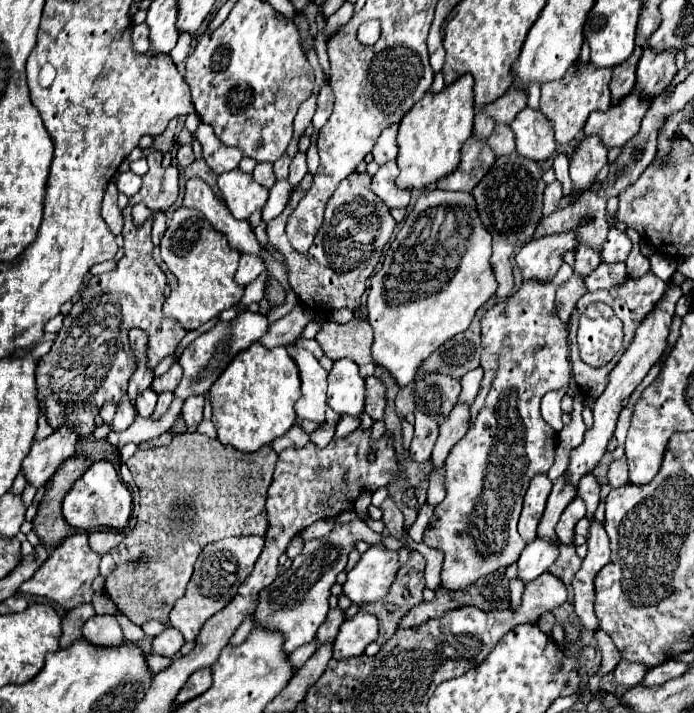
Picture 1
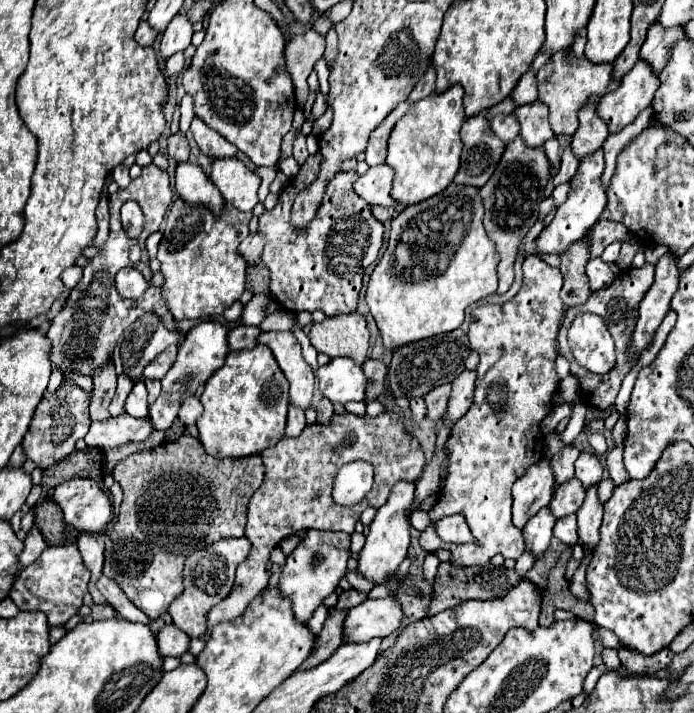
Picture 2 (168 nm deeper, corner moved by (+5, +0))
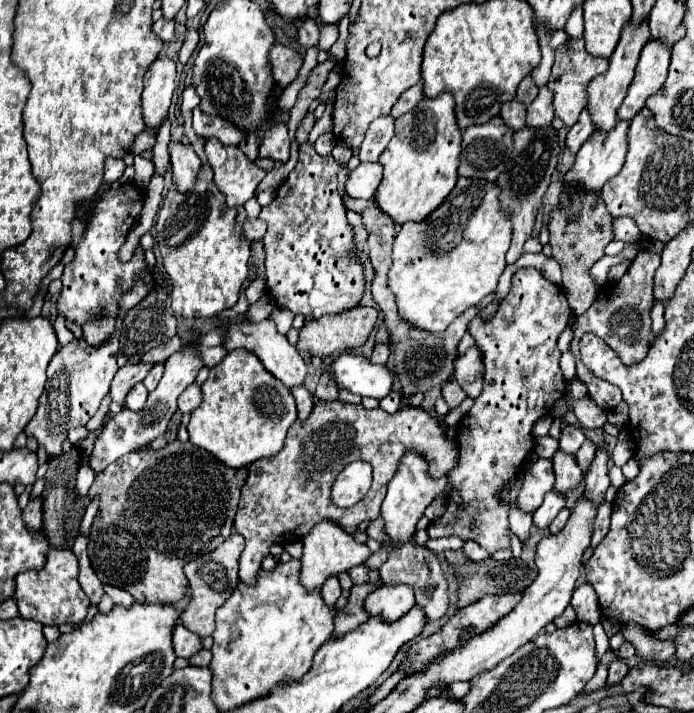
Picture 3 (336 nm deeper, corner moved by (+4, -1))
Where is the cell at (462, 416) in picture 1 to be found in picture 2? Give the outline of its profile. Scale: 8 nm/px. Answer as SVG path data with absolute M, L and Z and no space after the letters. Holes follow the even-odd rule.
M464 370L454 382L452 382L452 394L448 400L448 408L444 412L444 416L436 422L436 432L440 432L440 428L452 428L470 408L472 404L472 396L474 396L474 382L476 382L476 372L468 372Z

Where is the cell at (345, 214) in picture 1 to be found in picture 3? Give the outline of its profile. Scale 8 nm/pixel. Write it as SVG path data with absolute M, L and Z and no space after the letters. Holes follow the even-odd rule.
M307 141L299 145L299 161L289 177L279 185L271 205L261 209L259 219L263 219L269 227L263 237L265 243L265 271L267 271L267 289L269 295L277 301L277 305L291 309L293 313L313 315L315 319L327 313L341 313L359 305L363 297L363 267L359 263L357 251L351 247L353 231L345 217L345 207L341 195L337 191L337 171L341 163L333 159L333 155L319 155L313 145Z

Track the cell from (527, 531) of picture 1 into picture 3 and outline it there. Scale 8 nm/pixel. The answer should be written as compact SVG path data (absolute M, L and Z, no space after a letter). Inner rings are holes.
M537 459L527 471L525 471L525 483L523 489L519 491L517 497L517 505L527 511L533 513L547 491L551 491L555 485L555 477L553 477L553 465L551 459Z

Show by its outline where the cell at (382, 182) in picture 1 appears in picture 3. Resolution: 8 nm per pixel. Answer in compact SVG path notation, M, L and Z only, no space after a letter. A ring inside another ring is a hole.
M359 163L357 169L349 171L345 191L355 199L373 199L375 189L383 179L383 167L379 163Z

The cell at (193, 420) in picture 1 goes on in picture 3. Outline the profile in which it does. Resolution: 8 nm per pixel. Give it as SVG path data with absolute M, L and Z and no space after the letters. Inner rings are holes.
M193 383L189 389L185 389L179 397L179 411L181 413L191 413L195 407L201 405L201 387Z

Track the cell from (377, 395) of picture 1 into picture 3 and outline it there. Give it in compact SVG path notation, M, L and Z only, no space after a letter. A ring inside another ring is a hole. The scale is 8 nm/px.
M375 345L371 361L379 363L379 365L385 365L387 359L389 359L389 355L391 355L391 345Z

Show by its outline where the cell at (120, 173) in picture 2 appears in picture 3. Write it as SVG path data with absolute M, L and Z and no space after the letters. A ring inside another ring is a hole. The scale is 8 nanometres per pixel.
M107 157L105 161L105 167L103 167L103 181L105 183L115 183L125 171L125 163L123 159L115 159L115 157Z

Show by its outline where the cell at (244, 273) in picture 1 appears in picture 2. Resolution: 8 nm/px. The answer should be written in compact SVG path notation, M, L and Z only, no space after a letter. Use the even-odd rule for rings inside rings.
M250 234L242 244L240 244L240 254L246 258L248 264L256 264L260 260L260 252L264 248L264 238L260 234Z

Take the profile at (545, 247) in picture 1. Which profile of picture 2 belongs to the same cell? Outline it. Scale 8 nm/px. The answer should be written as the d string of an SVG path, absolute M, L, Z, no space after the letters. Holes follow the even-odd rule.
M598 150L592 156L586 156L580 162L580 168L578 168L576 176L570 180L572 190L568 194L568 200L562 206L558 206L556 216L552 218L552 222L536 238L536 254L560 254L560 252L566 252L566 248L570 248L570 244L576 244L578 240L582 240L586 236L586 232L600 220L600 214L604 212L604 206L606 206L606 194L604 194L604 190L600 186L602 172L604 172L602 150Z

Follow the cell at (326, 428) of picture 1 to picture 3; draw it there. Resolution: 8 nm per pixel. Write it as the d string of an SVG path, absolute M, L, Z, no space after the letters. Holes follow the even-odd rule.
M321 373L315 397L321 401L335 401L339 395L339 389L335 389L335 381L331 381L331 373Z

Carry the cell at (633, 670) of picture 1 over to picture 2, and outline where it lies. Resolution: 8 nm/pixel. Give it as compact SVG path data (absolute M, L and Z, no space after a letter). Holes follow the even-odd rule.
M620 648L618 650L620 660L622 660L622 668L628 672L628 676L652 676L658 670L666 668L666 664L670 664L674 652L670 648L664 648L652 656L644 656L640 652L632 652L628 648Z

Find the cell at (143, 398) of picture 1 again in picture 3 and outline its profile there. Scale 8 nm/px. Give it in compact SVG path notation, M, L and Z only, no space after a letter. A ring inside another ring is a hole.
M137 383L137 385L129 391L125 405L127 405L129 409L133 409L133 411L141 411L141 409L145 407L145 401L147 401L147 389L145 389L143 383Z

